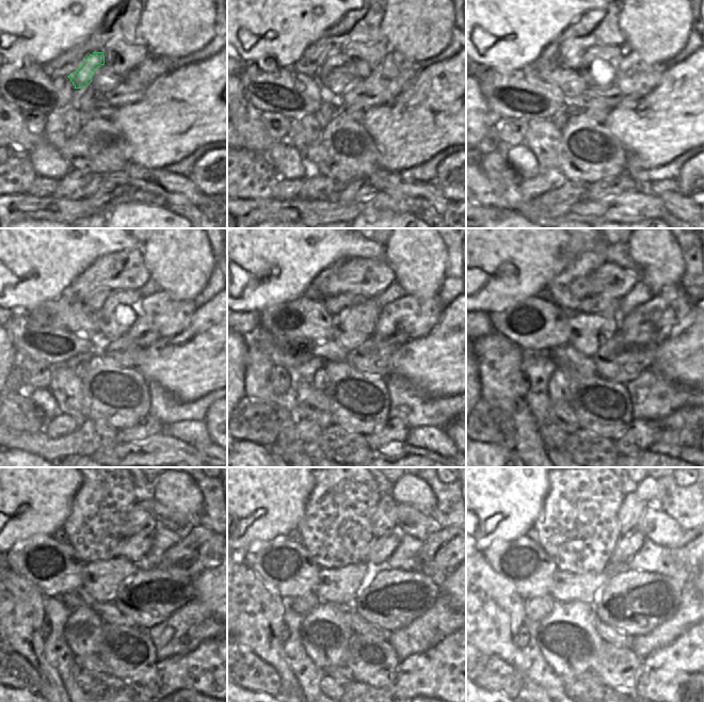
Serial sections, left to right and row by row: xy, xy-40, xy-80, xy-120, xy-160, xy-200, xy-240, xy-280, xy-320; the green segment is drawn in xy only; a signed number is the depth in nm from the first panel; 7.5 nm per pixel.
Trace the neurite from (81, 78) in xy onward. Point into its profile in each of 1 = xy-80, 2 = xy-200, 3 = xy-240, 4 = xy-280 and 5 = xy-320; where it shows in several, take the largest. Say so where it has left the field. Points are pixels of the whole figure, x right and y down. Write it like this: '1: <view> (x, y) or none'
1: xy-80 (574, 60)
2: xy-200 (605, 305)
3: xy-240 (134, 547)
4: xy-280 (382, 547)
5: xy-320 (626, 546)

